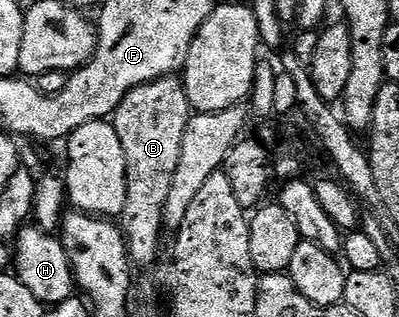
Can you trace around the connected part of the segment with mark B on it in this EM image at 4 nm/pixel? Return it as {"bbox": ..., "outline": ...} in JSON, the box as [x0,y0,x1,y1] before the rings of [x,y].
{"bbox":[112,76,192,269],"outline":[[[177,76],[161,77],[152,83],[144,83],[128,93],[116,107],[112,124],[116,135],[120,135],[120,147],[124,147],[126,164],[126,198],[120,218],[120,228],[126,238],[127,252],[135,266],[150,269],[158,261],[158,244],[164,234],[164,207],[168,203],[168,191],[172,191],[172,179],[180,163],[180,146],[184,143],[184,127],[188,127],[192,116],[186,86]]]}

